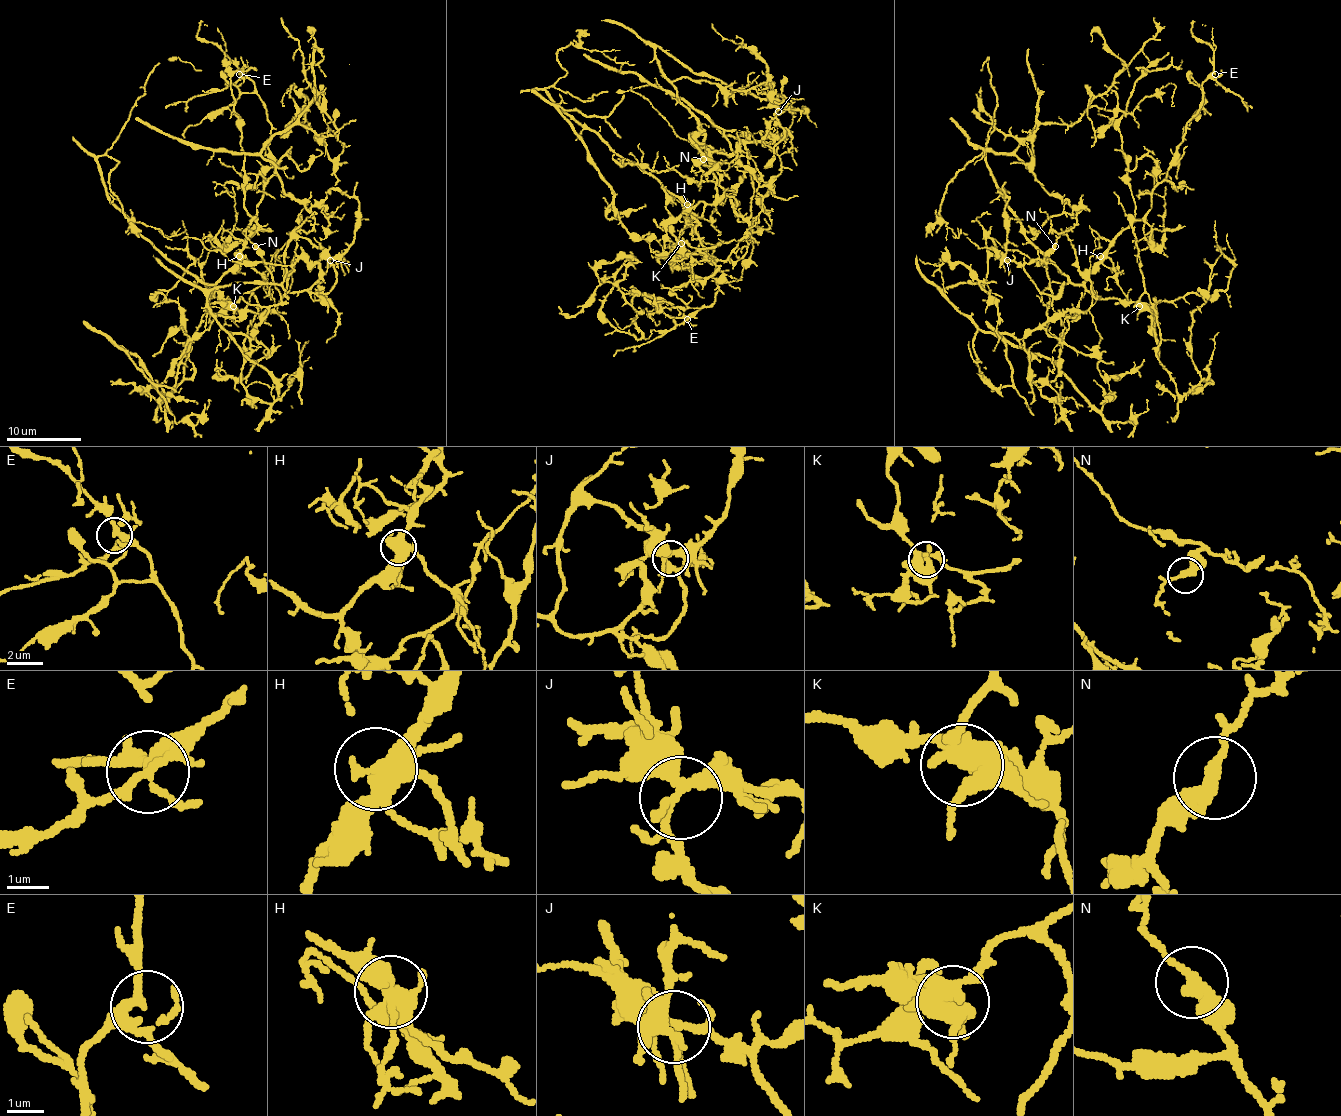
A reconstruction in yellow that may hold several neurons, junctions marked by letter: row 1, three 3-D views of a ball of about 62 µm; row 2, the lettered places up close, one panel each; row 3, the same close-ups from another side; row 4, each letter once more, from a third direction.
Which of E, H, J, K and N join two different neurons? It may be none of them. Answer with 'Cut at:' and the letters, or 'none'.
Cut at: none

